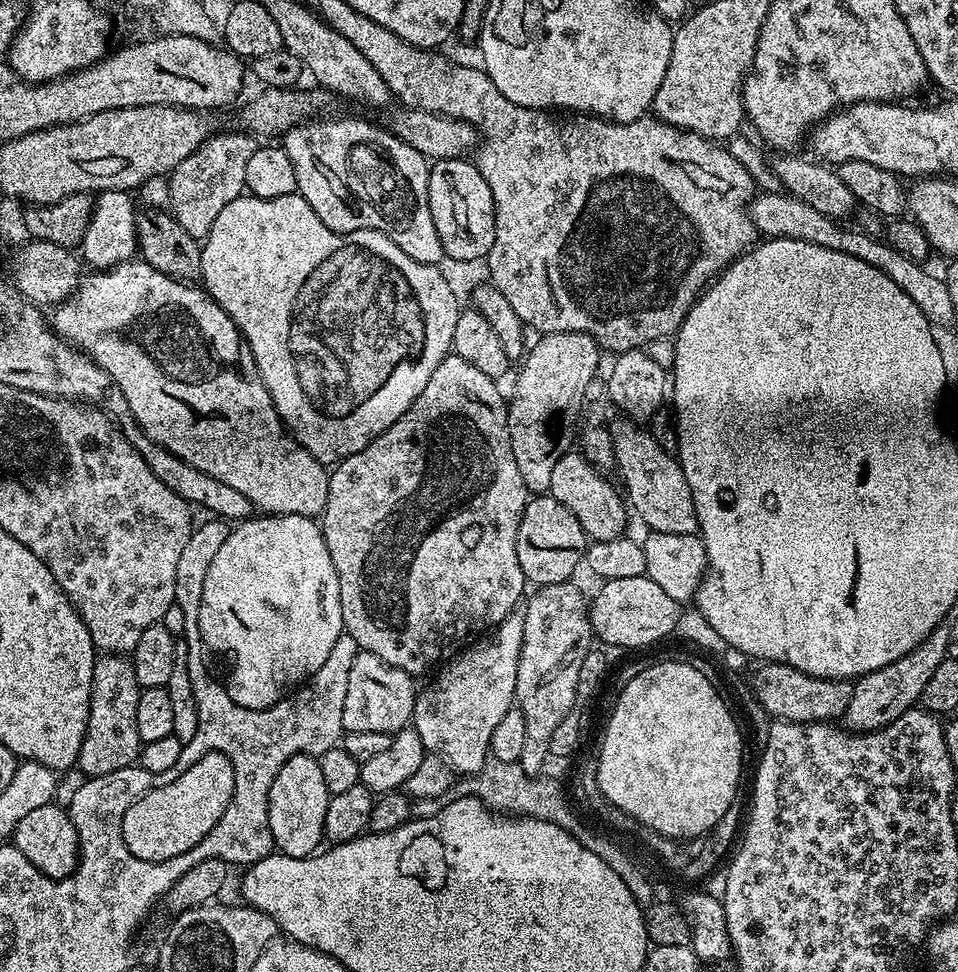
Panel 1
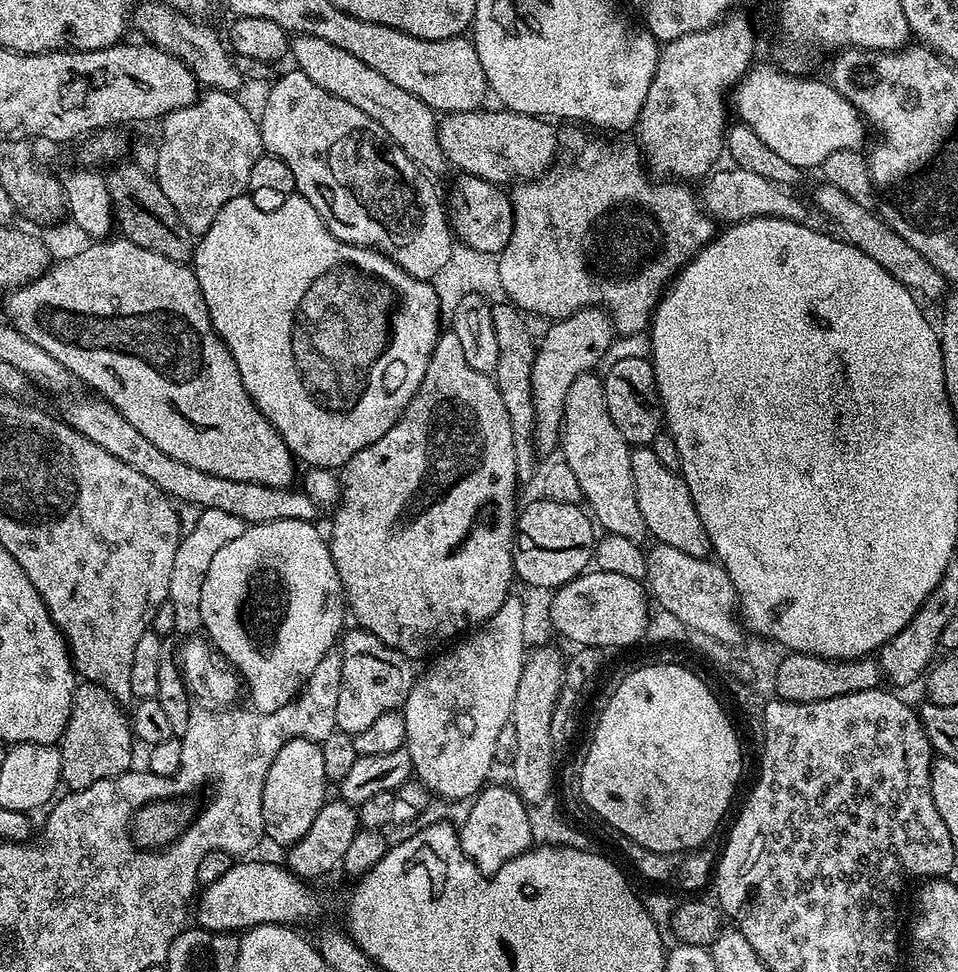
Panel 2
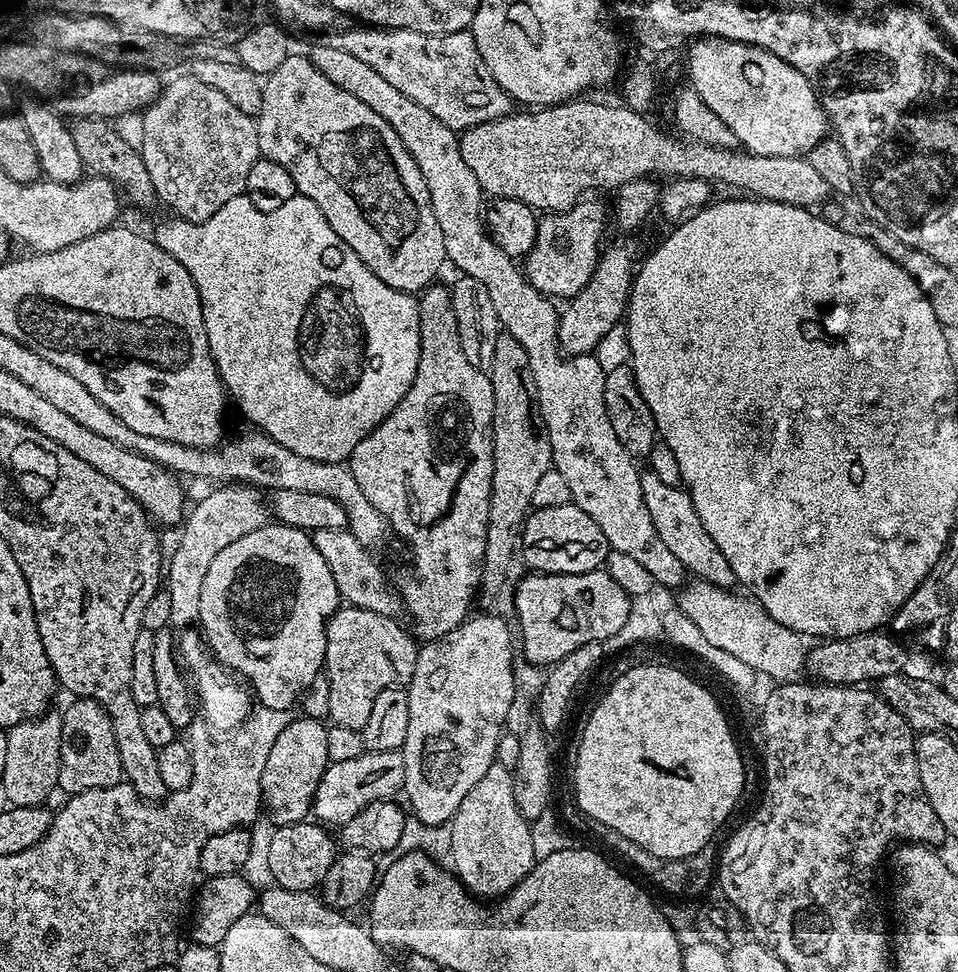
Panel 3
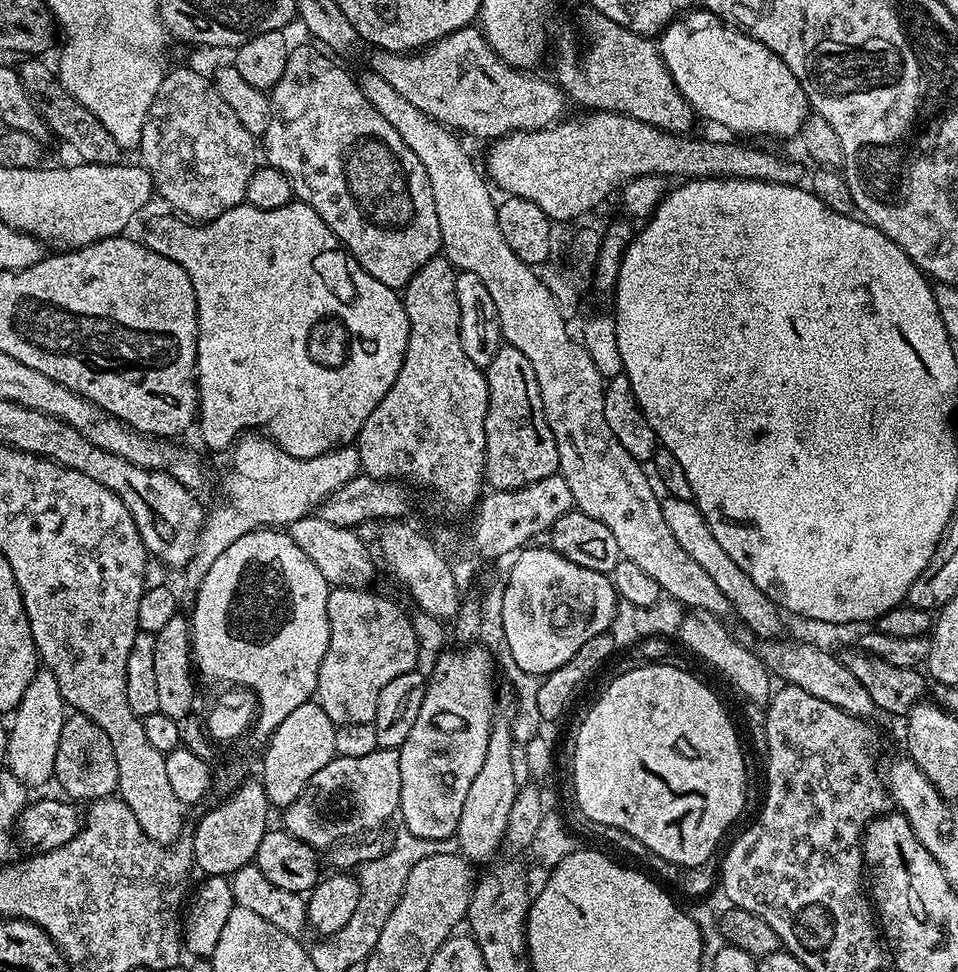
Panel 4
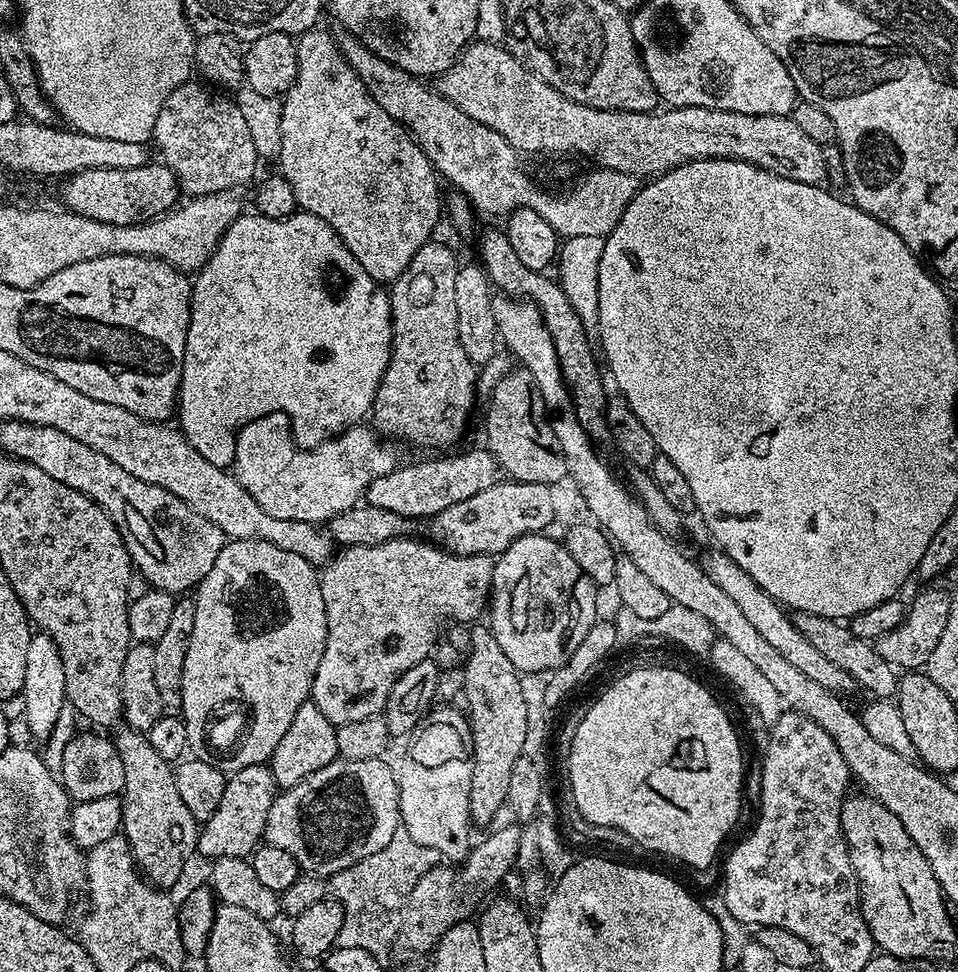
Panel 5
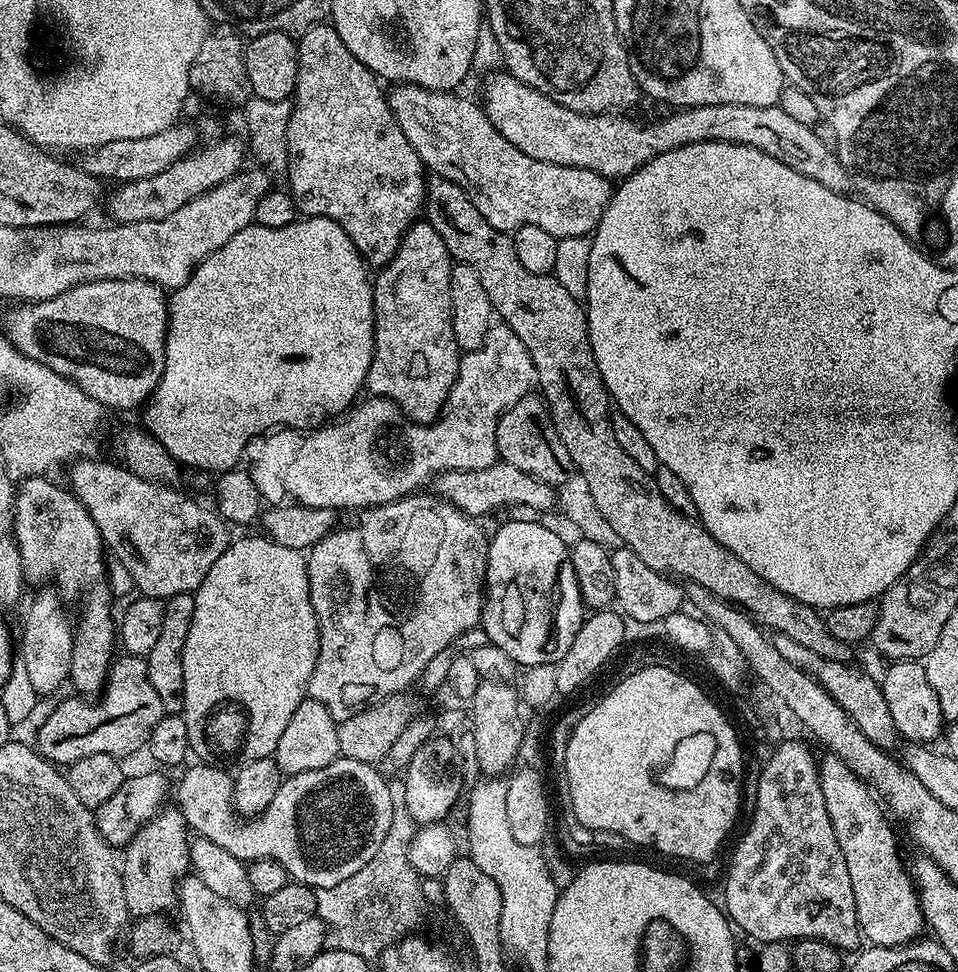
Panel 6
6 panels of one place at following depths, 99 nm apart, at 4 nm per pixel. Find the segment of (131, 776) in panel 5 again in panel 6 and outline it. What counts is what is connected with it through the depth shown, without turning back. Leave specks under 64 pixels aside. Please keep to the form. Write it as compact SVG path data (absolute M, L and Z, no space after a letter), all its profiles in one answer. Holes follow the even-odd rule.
M161 807L122 849L122 867L119 874L124 880L124 897L129 913L136 918L168 914L178 904L178 885L190 872L188 846L190 829L179 807Z

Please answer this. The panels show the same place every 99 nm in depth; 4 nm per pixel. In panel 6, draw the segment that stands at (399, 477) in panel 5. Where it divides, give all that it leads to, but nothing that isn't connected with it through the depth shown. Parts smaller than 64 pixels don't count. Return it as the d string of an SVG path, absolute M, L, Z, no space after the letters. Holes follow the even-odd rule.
M497 459L496 463L486 466L480 470L450 470L442 472L435 477L434 485L435 495L441 500L450 502L456 508L461 508L464 513L473 518L481 518L486 512L492 512L495 508L504 508L507 504L513 504L516 508L533 508L536 512L544 512L547 508L555 509L557 507L557 489L553 485L542 482L526 470L518 470L518 466L510 466L505 460Z

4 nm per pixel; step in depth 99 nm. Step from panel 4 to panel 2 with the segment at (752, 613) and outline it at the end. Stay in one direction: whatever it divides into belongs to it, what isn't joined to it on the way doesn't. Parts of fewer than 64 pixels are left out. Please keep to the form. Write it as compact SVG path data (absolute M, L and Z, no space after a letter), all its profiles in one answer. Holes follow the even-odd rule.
M636 446L631 449L632 473L634 474L634 490L638 498L638 510L642 510L644 526L653 541L674 546L674 550L683 550L686 554L694 554L694 558L705 558L712 552L712 543L708 540L706 530L698 518L698 510L694 510L694 498L690 498L690 490L679 472L670 470L658 462L658 454L654 454L651 446Z

